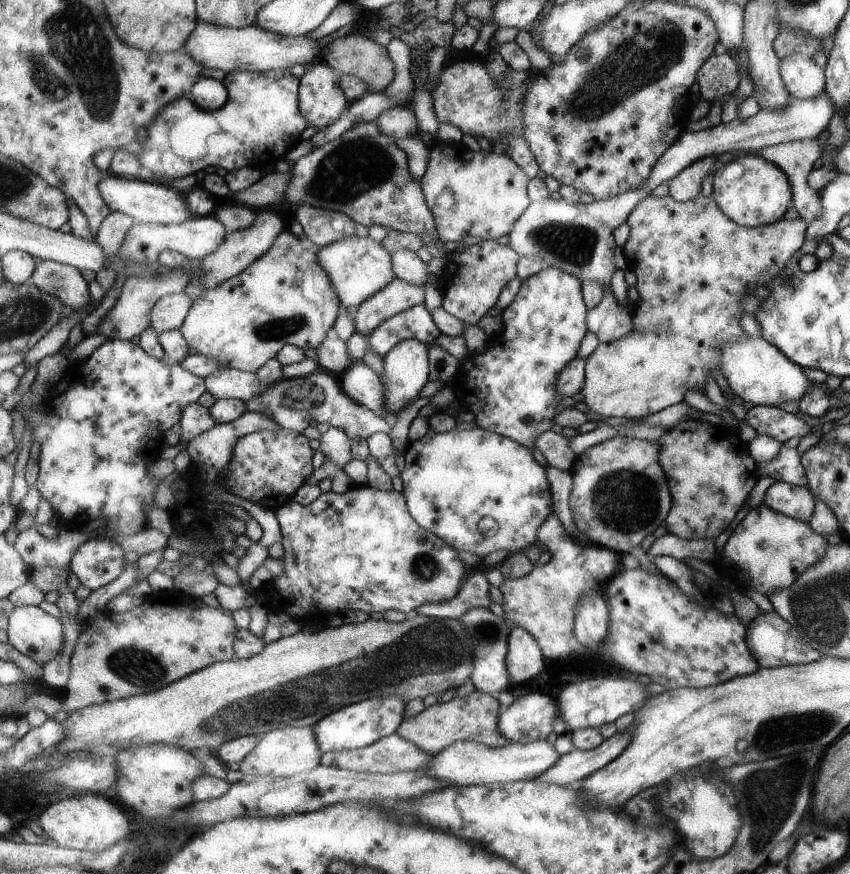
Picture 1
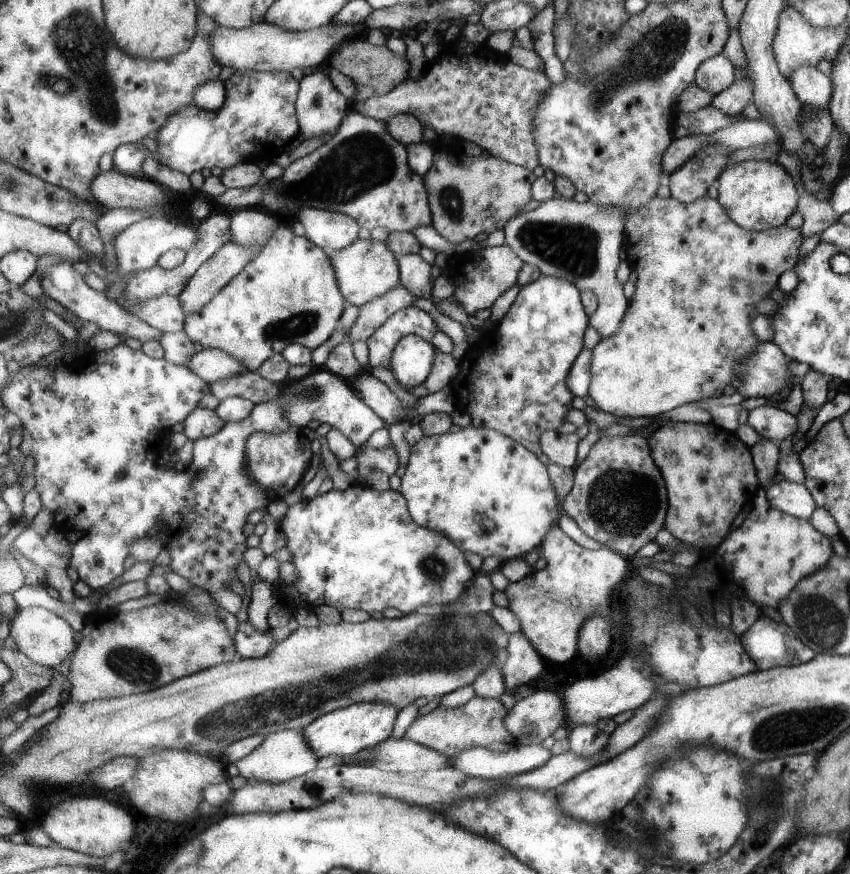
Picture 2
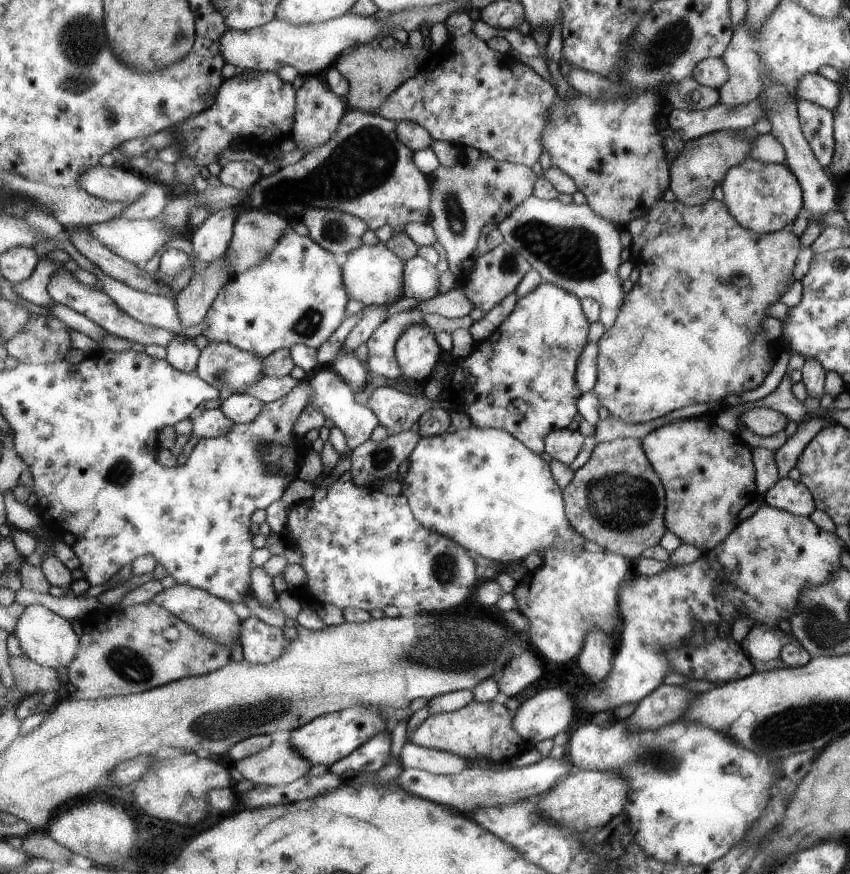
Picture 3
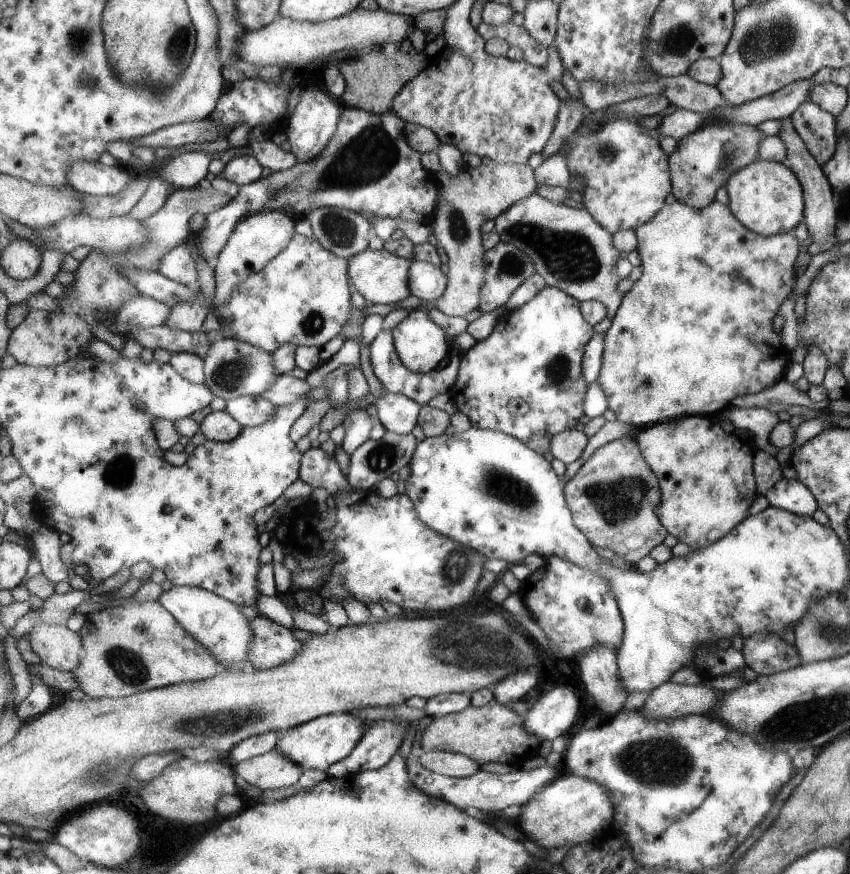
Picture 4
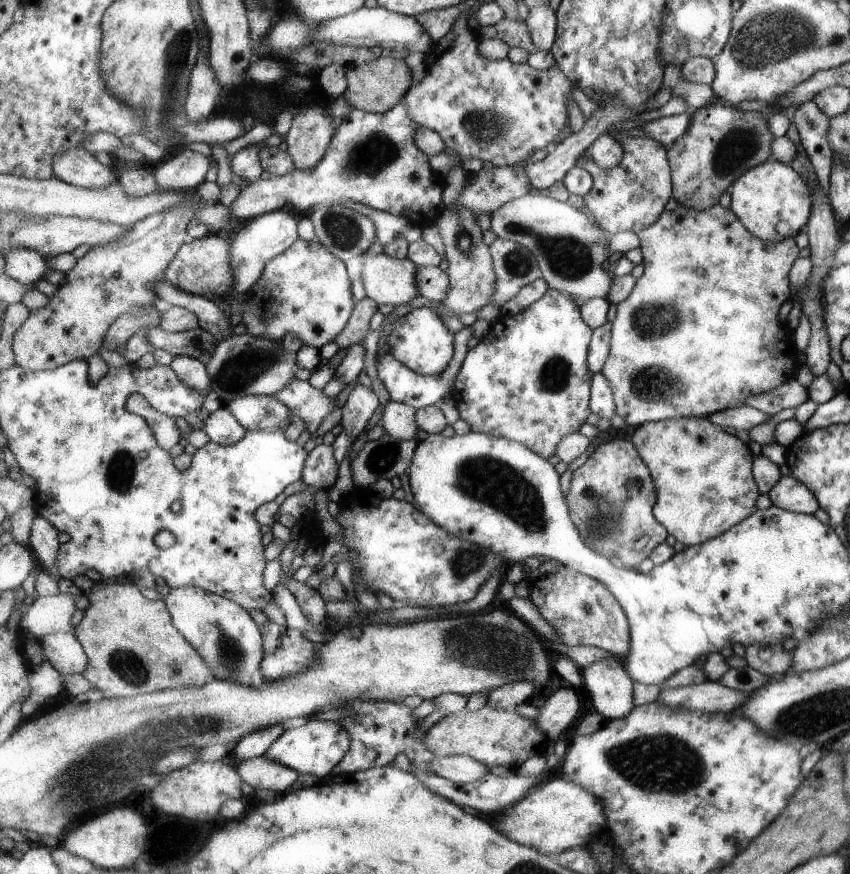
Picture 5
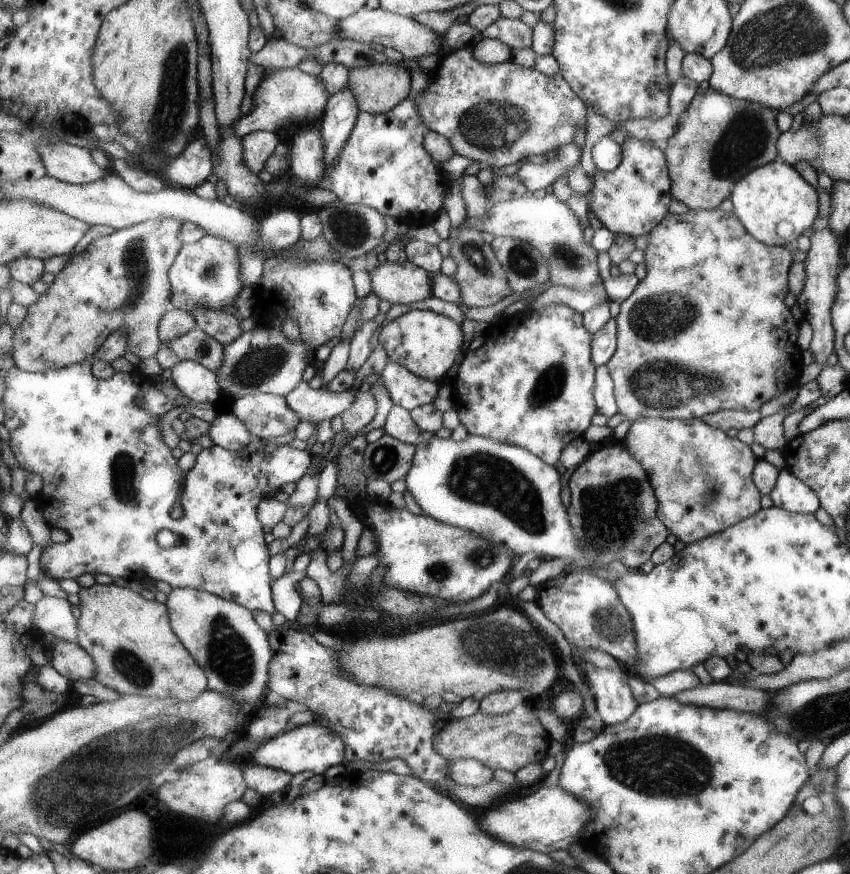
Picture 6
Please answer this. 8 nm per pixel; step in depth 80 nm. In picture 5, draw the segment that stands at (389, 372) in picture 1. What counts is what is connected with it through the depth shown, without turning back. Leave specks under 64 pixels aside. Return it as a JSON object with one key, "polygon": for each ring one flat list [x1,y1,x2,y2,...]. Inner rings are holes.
{"polygon":[[419,307,399,317,393,324,387,342,398,361,425,376,441,375,457,353,457,332,449,330,441,316,431,310,431,307]]}

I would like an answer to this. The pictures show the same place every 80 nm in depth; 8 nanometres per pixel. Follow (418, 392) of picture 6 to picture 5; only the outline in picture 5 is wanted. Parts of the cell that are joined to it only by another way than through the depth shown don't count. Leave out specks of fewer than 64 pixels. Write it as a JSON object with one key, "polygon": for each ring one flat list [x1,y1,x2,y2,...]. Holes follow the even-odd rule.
{"polygon":[[472,325,463,327,457,333,457,353,455,353,454,359,450,362,450,366,447,367,447,370,442,372,441,375,427,376,411,370,406,364,398,361,392,354,388,342,385,342,383,354,377,355,377,357,379,357,379,362,376,362,378,378,383,382,390,398,394,401,407,403,408,405,414,406,416,409,426,407,427,405,435,405,441,402,449,391,453,391,465,356,467,356,467,353,471,350,471,348,469,348,469,342,471,342,473,336,475,336,475,333]]}

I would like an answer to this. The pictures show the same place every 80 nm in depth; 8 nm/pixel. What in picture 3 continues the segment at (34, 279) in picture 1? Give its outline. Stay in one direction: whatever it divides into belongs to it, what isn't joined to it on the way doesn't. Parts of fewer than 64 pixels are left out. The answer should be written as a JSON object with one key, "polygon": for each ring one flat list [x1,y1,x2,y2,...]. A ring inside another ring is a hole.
{"polygon":[[64,268,53,277,49,285,49,292,56,303,65,306,83,314,86,318,92,320,99,325,106,333,119,338,125,338,129,342,137,342,145,347,149,345,161,345,167,348,169,343,177,336,175,331,154,327,144,322,135,320,129,316,124,310,113,300,107,293,77,282,73,278,73,273,67,272]]}

